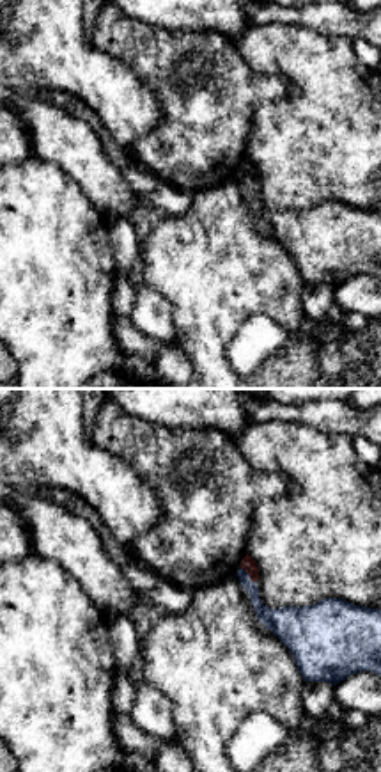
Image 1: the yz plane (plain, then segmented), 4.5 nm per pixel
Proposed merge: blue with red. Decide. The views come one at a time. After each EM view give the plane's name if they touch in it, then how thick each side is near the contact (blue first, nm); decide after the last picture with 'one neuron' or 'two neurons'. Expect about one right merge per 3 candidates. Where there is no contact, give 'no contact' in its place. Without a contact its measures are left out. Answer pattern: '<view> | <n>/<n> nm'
yz | 110/70 nm

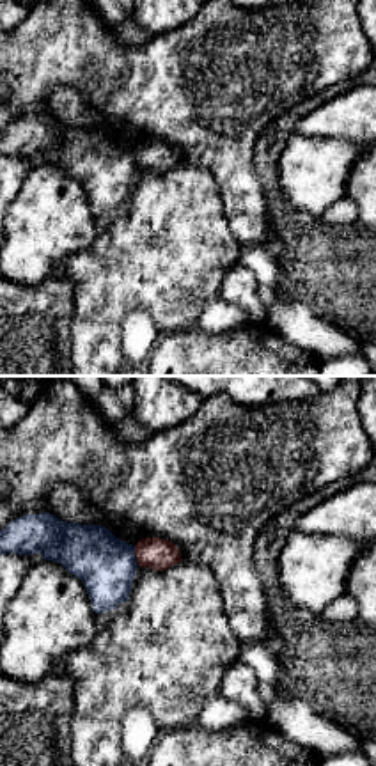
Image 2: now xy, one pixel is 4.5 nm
xy | 260/140 nm

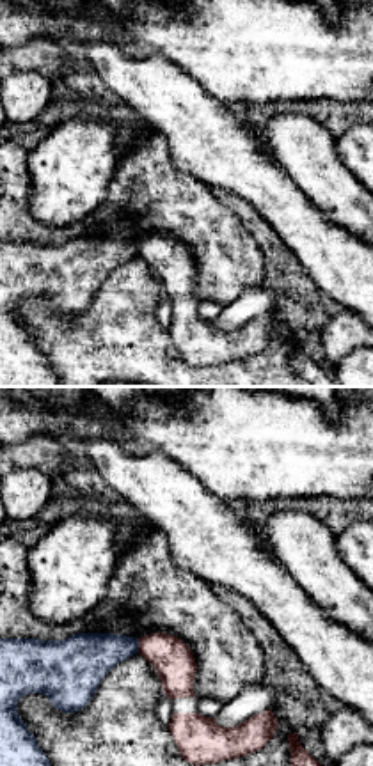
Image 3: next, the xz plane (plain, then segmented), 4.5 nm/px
xz | 240/180 nm

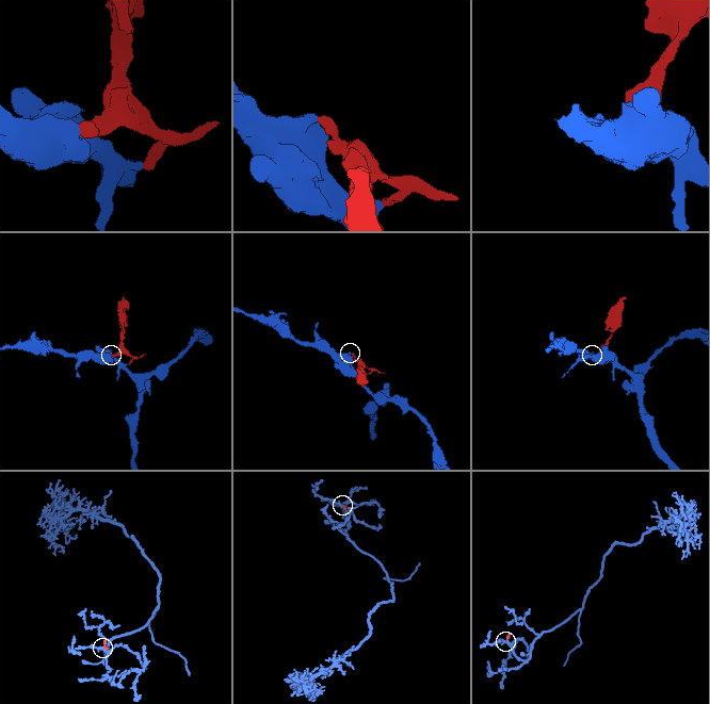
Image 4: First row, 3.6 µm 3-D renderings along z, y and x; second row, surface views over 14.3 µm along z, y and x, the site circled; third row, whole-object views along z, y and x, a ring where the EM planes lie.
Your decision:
two neurons

